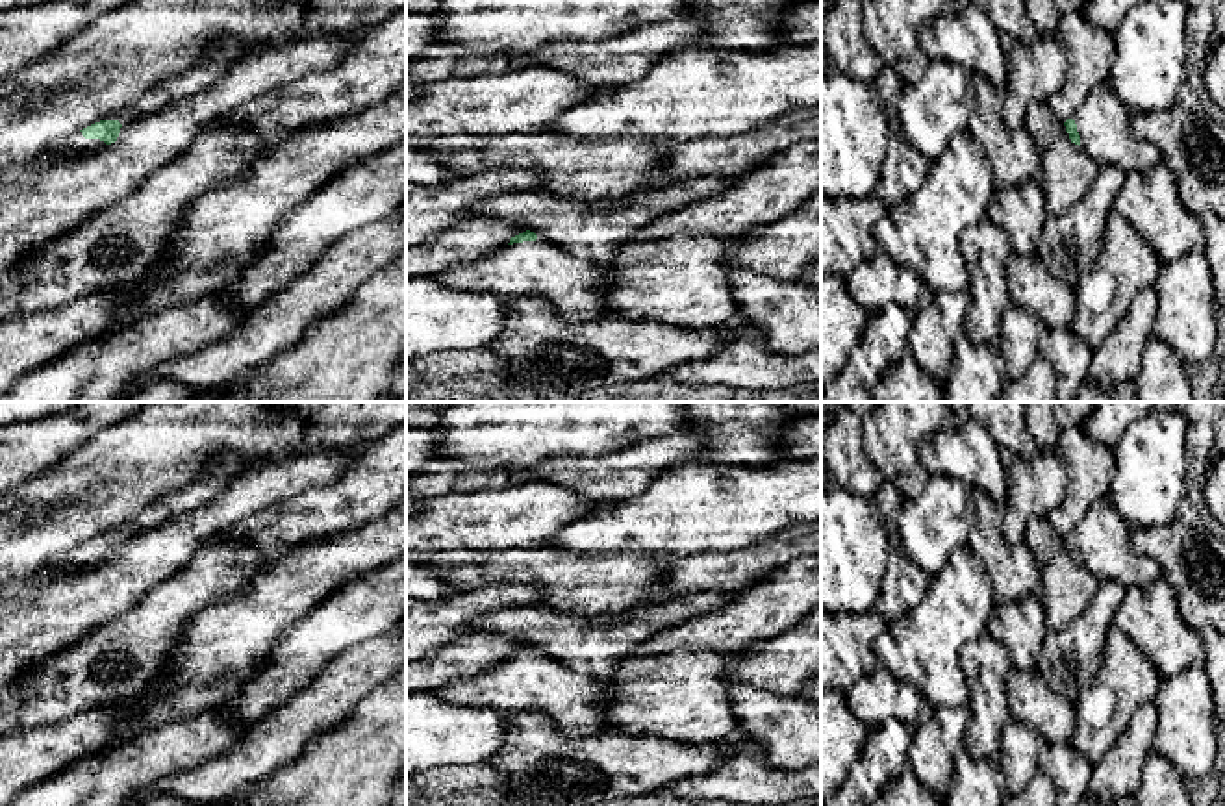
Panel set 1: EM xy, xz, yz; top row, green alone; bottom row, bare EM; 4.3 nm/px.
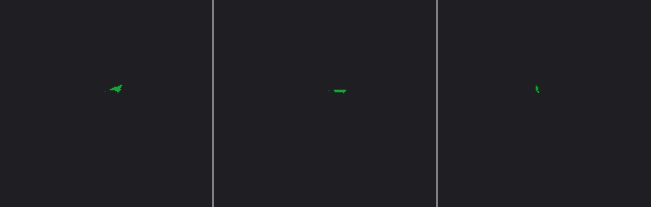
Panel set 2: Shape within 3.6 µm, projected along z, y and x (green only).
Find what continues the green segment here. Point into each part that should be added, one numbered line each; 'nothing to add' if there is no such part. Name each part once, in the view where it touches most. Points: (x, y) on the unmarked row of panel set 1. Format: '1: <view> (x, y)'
1: xz (573, 701)

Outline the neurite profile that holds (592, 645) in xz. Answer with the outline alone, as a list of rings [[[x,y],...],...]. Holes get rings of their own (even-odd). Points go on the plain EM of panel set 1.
[[[701,591],[599,617],[521,606],[478,617],[471,632],[526,643],[545,658],[606,680],[621,661],[636,656],[638,649],[658,632],[719,610],[730,598],[732,593]]]

